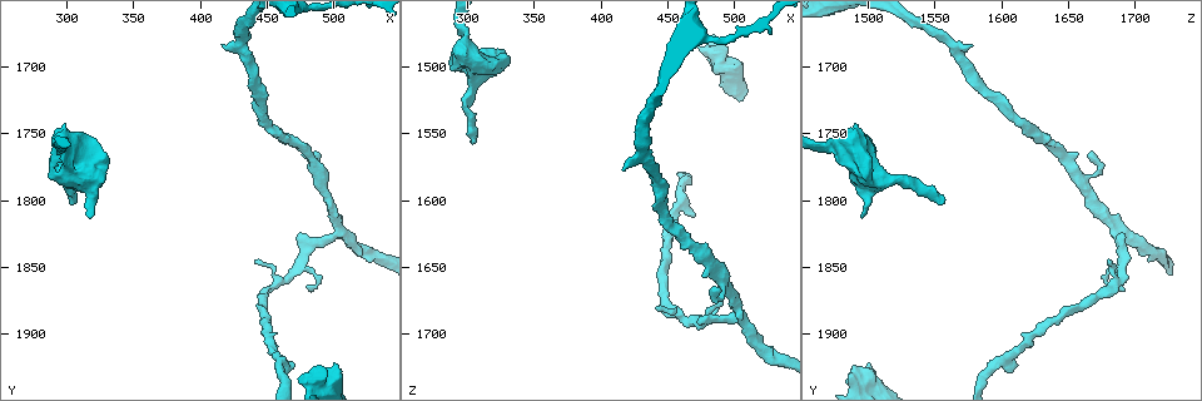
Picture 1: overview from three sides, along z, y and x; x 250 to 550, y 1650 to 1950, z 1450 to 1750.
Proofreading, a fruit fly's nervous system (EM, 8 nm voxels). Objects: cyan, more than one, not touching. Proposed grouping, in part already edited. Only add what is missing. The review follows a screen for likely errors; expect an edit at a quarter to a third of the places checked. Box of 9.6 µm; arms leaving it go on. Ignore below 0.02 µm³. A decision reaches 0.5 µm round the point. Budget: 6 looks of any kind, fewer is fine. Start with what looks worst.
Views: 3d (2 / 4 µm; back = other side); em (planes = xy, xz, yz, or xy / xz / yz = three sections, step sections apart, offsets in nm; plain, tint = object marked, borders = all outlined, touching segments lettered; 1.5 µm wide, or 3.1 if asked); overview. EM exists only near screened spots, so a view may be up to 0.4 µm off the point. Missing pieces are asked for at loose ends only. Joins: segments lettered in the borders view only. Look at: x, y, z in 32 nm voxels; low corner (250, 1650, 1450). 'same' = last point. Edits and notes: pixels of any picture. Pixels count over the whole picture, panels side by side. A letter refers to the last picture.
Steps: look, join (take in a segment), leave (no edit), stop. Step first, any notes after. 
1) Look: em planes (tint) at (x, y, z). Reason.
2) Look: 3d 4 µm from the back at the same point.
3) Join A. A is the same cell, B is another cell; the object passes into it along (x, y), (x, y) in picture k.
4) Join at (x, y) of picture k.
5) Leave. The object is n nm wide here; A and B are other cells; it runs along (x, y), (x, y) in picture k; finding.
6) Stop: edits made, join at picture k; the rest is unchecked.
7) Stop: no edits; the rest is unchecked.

Look: 3d 2 µm at (416, 1684, 1578). Free end.

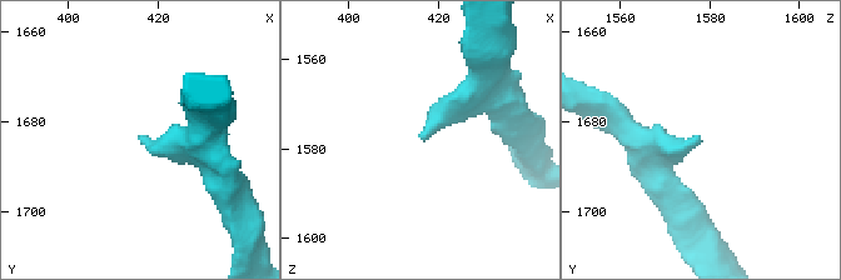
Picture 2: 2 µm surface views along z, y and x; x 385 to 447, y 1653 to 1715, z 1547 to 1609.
Look: em yz step 4 (tint) at (418, 1684, 1579).

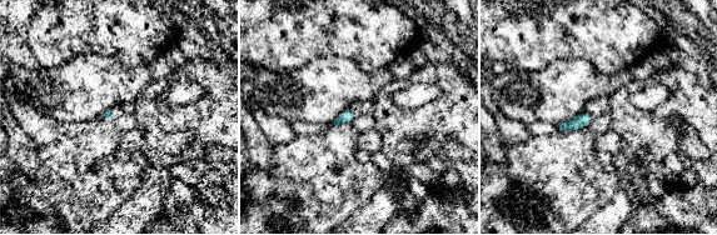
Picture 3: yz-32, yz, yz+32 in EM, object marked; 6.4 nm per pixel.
Look: em planes (borders) at the same point. Cut it another way.

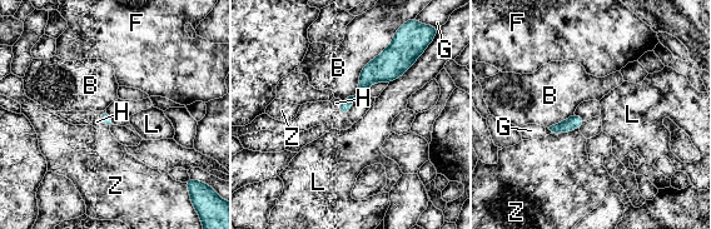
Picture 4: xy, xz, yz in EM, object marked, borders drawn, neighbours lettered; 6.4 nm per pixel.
Leave. B, F, G, H, L and Z are other cells; a border runs along (98, 115), (107, 125) in picture 4; none of them fits.

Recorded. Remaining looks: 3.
Look: em xy step 8 (tint) at (316, 1814, 1496). Branch stops here.

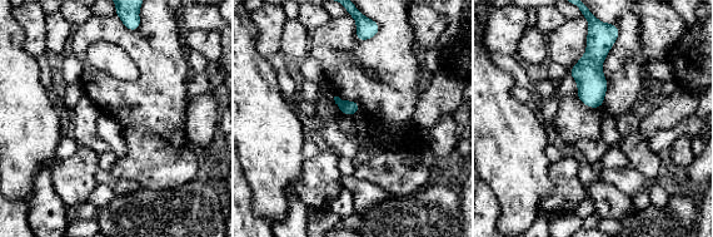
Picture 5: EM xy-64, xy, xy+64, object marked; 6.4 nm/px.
Look: em xy step 8 (borders) at the same point.

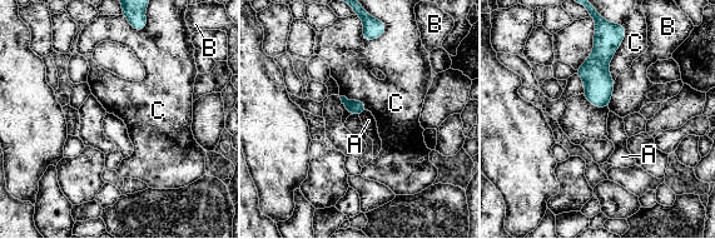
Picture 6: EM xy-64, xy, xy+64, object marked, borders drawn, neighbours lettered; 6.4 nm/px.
Leave. The longest contact is with C, 300 nm; A, B and C are other cells; a border runs along (366, 110), (360, 115) in picture 6; none of them fits.

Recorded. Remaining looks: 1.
Stop: no edits; the rest is unchecked.

